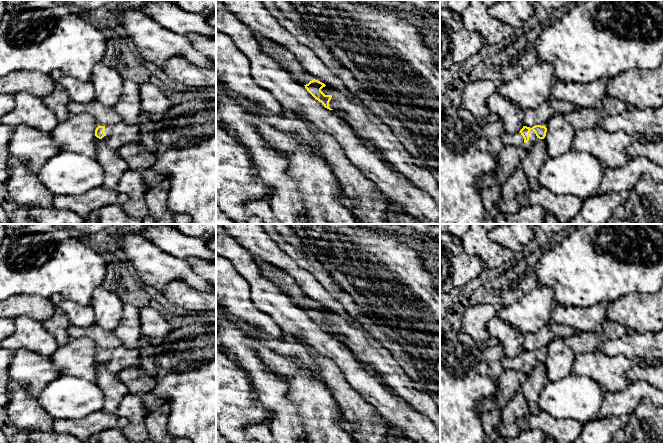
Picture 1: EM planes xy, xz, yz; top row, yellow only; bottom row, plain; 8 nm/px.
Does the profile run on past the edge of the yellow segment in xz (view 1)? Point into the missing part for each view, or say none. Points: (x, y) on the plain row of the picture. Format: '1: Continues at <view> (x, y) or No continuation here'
1: Continues at xz (365, 347)

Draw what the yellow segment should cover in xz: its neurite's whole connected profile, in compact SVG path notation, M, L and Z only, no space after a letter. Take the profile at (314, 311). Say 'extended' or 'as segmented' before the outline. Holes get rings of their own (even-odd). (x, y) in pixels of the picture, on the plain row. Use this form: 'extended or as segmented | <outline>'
extended | M315 303L304 310L325 332L336 334L336 338L346 344L357 359L370 364L395 394L415 411L427 416L440 430L440 412L430 394L413 387L413 379L401 368L391 352L364 327L339 317L325 319L321 313L326 309Z

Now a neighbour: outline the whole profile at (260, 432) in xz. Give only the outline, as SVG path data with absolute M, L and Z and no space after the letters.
M266 423L248 425L245 427L245 433L249 439L257 440L260 443L277 443Z

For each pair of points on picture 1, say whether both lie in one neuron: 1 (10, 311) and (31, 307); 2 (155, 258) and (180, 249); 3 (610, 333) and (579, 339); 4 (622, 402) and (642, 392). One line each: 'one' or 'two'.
1: one
2: two
3: one
4: one

